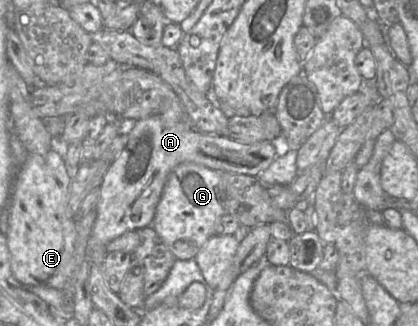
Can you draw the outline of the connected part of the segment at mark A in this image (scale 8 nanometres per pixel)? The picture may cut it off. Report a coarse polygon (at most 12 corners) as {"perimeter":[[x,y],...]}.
{"perimeter":[[177,115],[129,125],[98,187],[89,264],[151,225],[184,162],[256,176],[279,156],[191,129]]}

